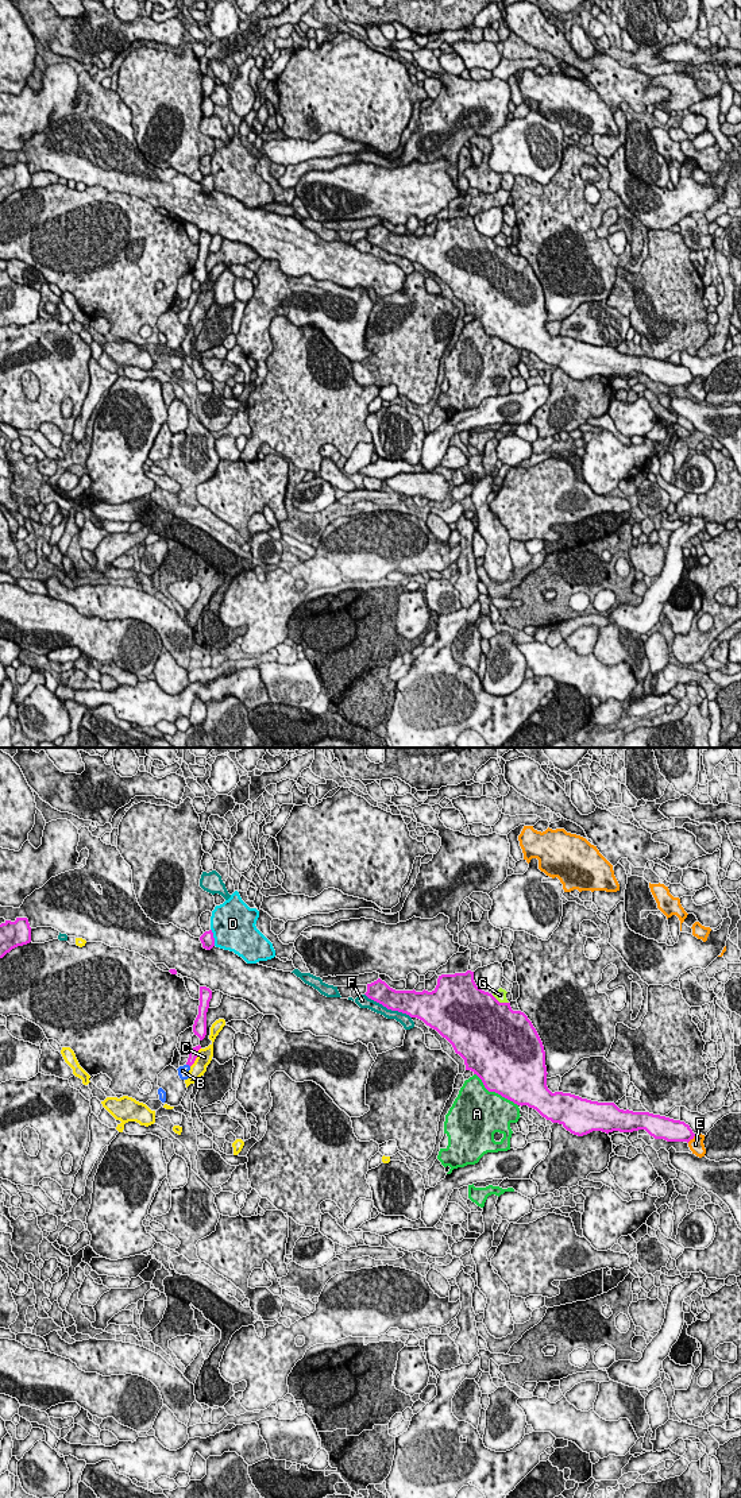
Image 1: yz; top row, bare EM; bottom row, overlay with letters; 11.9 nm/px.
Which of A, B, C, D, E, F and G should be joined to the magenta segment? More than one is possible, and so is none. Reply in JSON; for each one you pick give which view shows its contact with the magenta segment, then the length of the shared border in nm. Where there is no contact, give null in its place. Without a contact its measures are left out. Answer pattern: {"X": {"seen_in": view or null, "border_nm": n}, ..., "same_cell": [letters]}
{"B": {"seen_in": "yz", "border_nm": 60}, "same_cell": ["B"]}

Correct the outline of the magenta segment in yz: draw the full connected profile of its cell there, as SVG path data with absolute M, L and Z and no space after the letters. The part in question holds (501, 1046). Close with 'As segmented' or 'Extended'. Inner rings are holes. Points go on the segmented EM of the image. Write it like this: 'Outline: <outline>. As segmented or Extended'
Outline: M471 970L439 976L432 992L395 991L378 978L367 984L364 995L436 1030L489 1092L536 1109L574 1135L645 1130L655 1139L687 1143L695 1136L680 1120L552 1093L547 1086L544 1046L532 1022L524 1012L513 1011L510 1003L499 1003L478 988Z. As segmented

